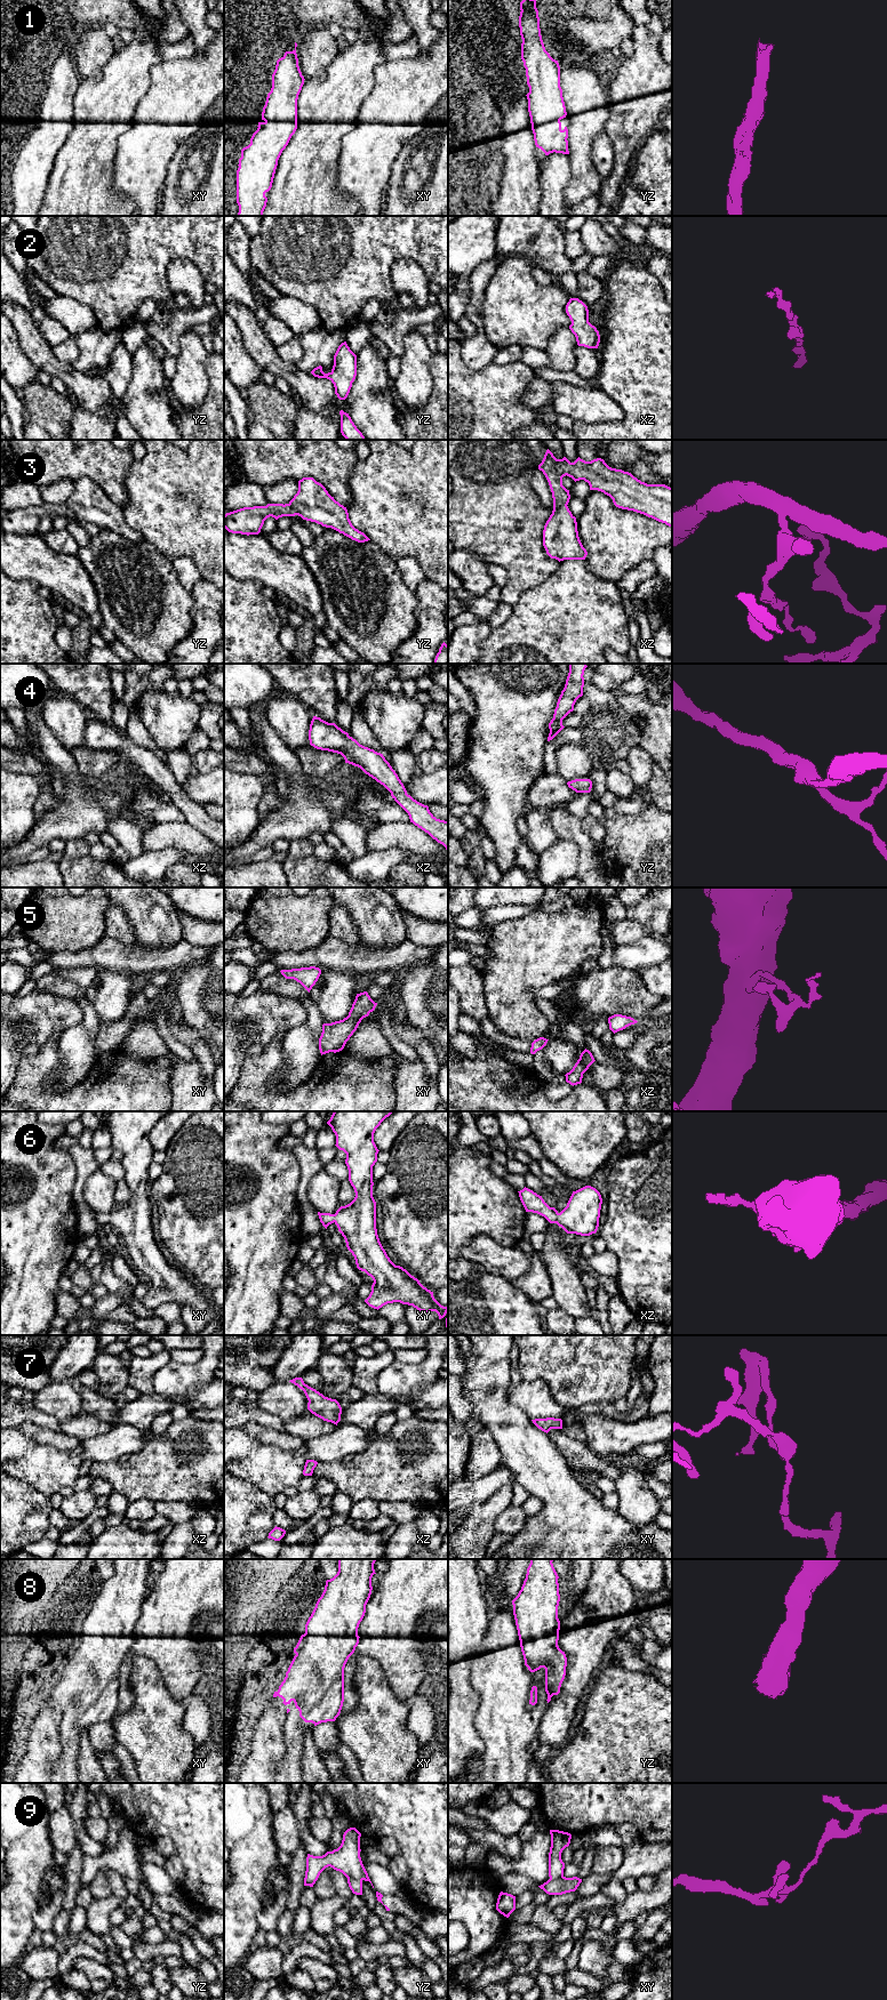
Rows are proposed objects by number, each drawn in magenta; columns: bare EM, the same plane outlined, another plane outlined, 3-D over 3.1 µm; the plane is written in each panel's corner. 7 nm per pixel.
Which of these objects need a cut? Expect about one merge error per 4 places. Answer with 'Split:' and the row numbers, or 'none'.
Split: 9

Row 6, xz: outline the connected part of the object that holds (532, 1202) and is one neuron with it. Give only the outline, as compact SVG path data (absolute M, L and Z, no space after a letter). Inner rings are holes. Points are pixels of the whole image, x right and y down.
M591 1186L573 1191L567 1206L560 1213L554 1207L550 1207L542 1196L526 1187L518 1192L526 1212L544 1216L567 1234L590 1236L598 1230L602 1198Z

